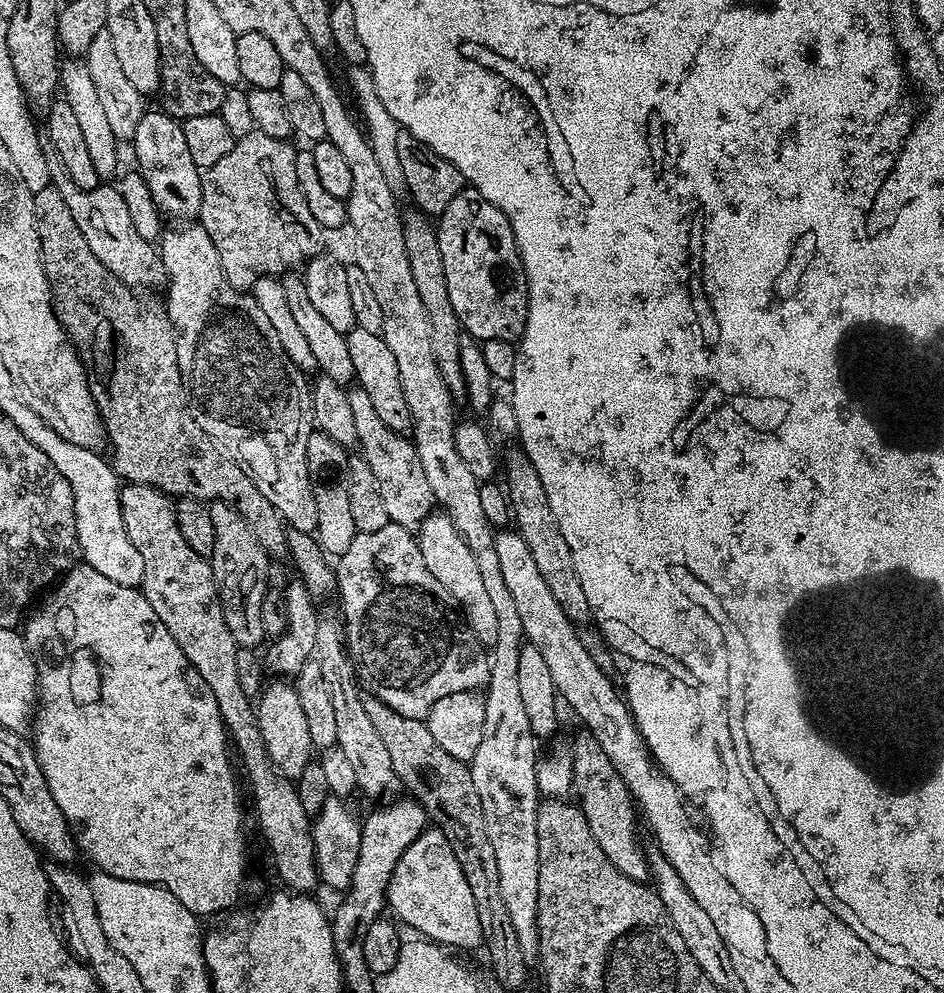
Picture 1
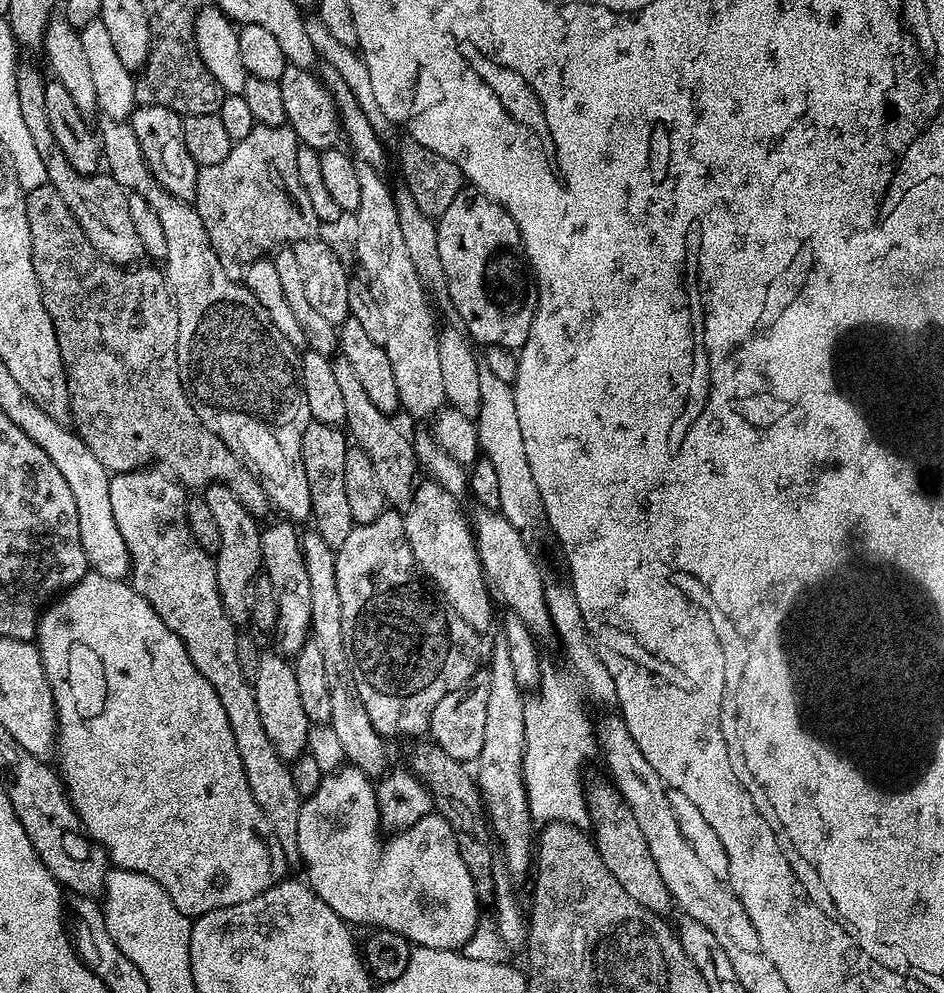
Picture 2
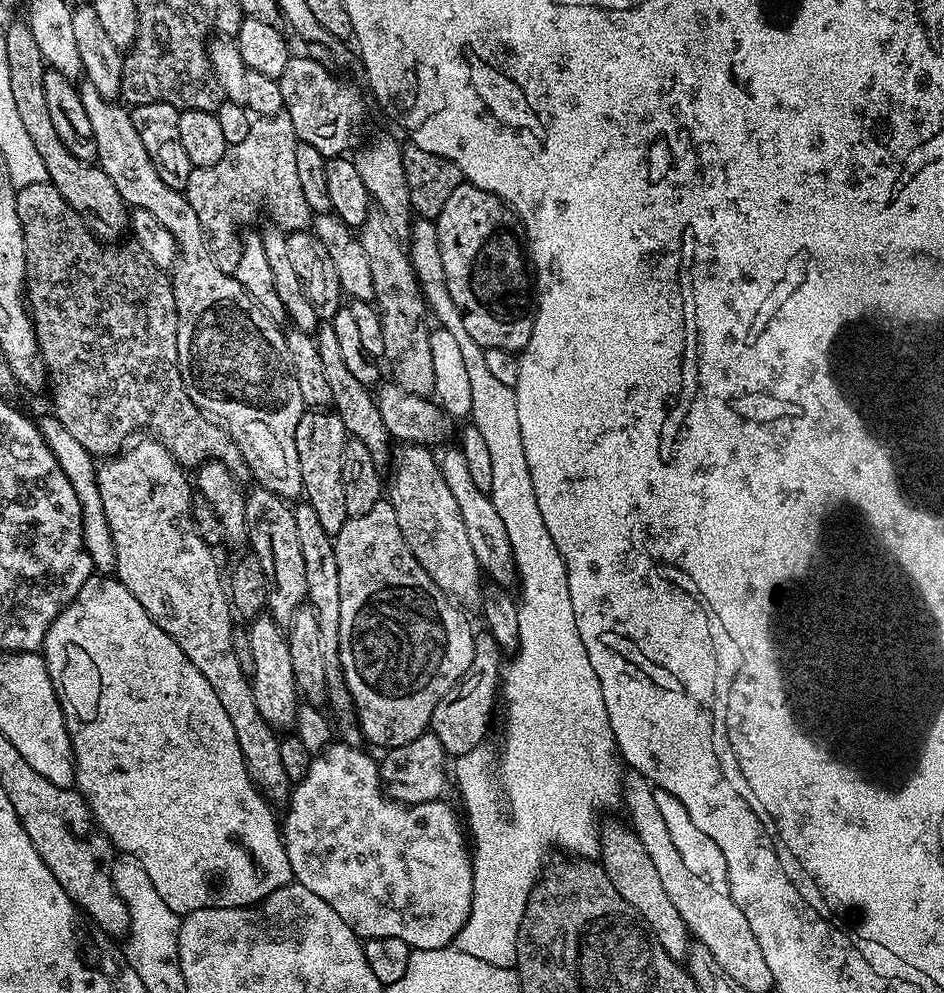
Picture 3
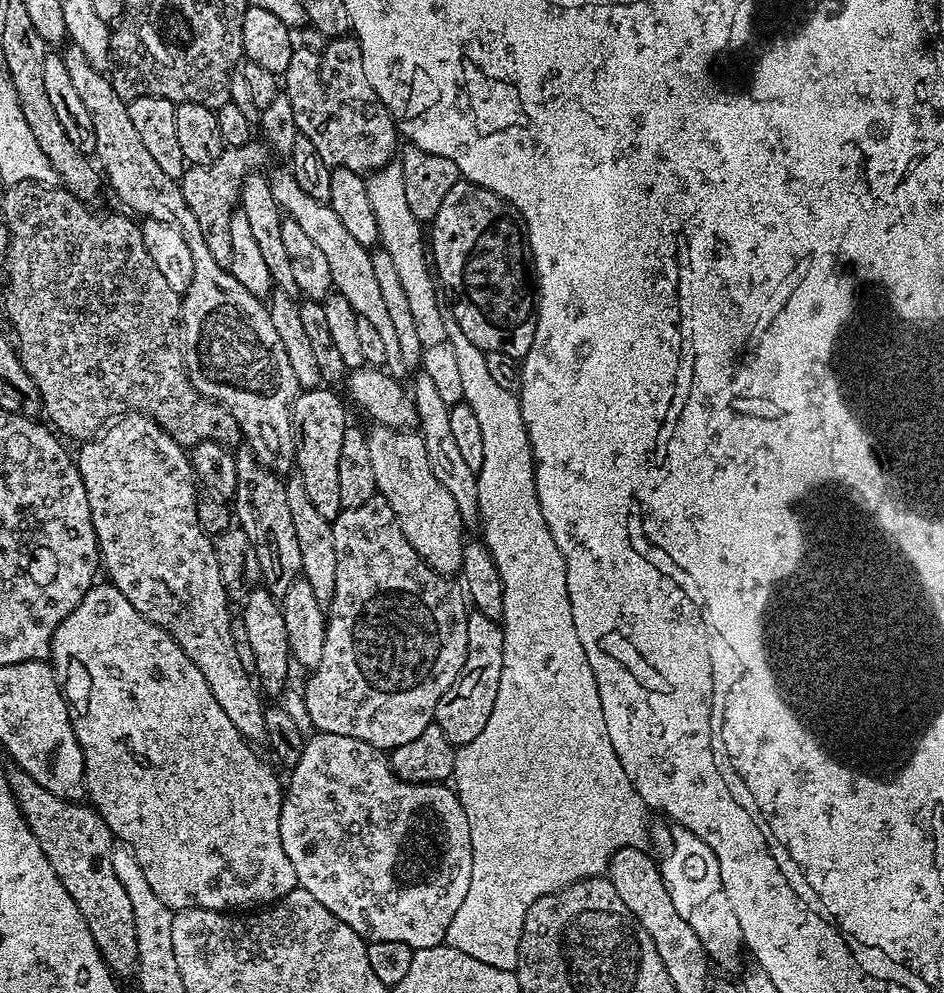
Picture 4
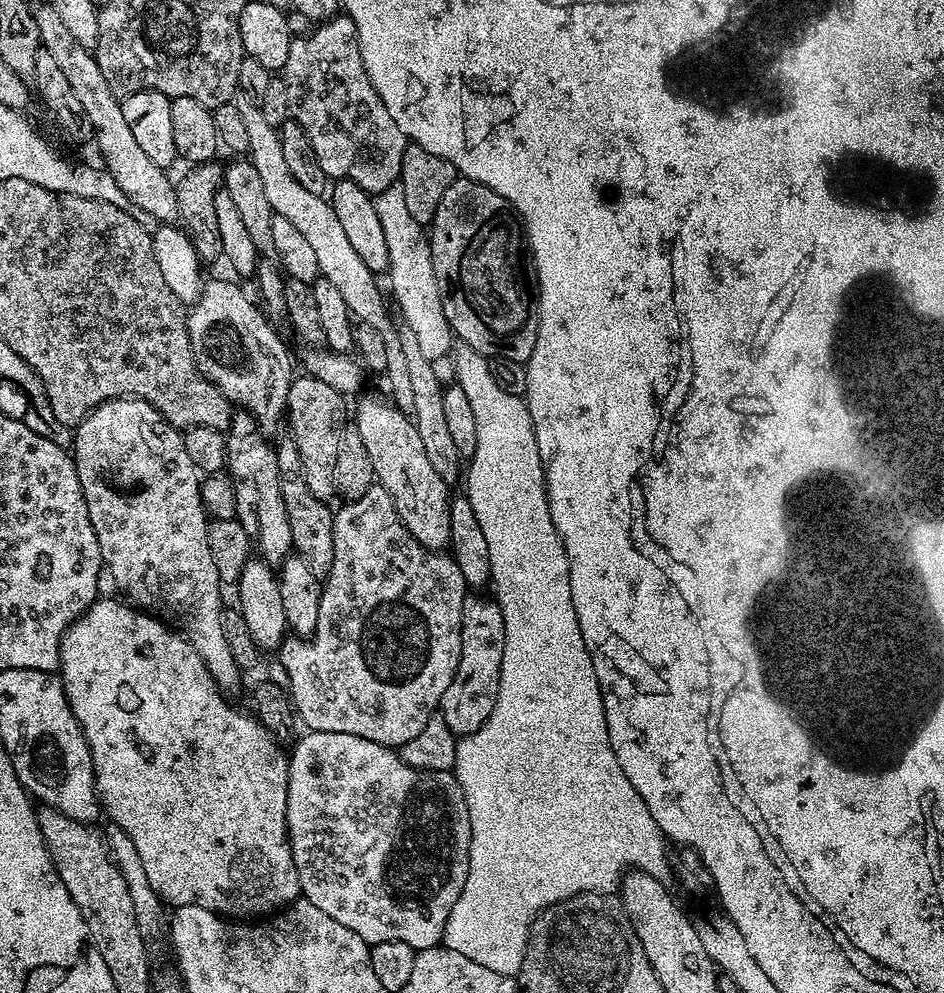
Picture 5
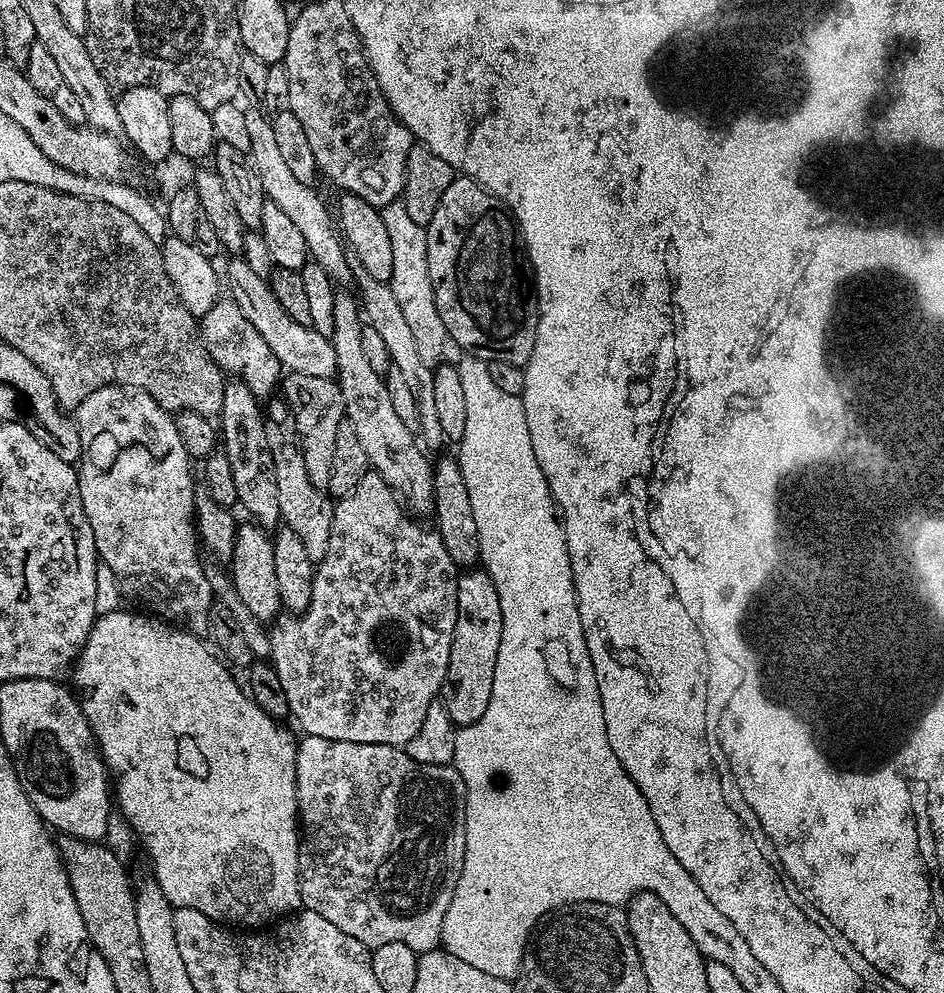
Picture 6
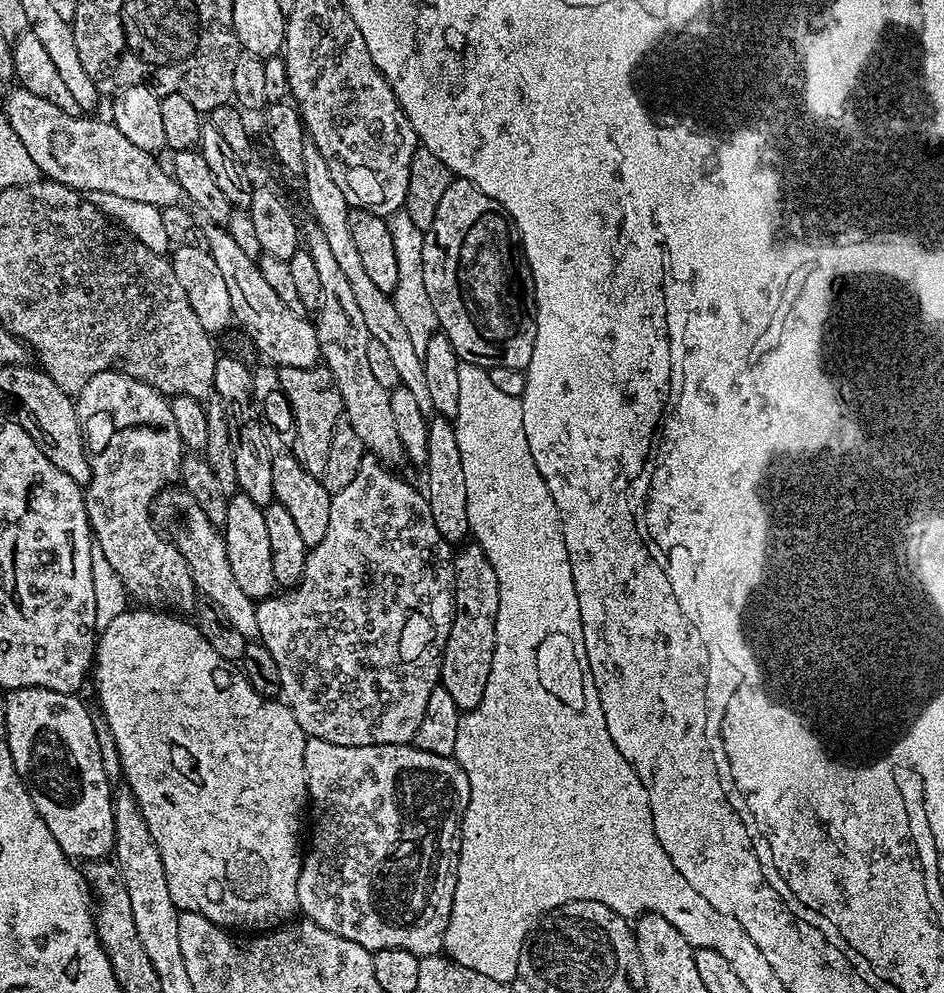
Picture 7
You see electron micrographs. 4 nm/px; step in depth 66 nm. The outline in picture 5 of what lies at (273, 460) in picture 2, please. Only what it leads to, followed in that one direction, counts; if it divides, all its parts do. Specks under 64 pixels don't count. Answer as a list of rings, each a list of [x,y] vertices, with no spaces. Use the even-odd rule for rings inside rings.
[[[44,2],[41,8],[35,9],[38,22],[40,43],[54,59],[58,67],[70,81],[74,94],[86,110],[86,118],[90,118],[90,126],[94,133],[94,144],[100,147],[104,155],[103,167],[118,182],[118,187],[126,193],[130,202],[142,206],[146,214],[150,214],[157,222],[172,222],[178,217],[178,198],[176,197],[176,184],[168,177],[165,169],[154,166],[154,161],[144,153],[134,139],[134,130],[130,130],[130,122],[122,115],[120,100],[110,90],[110,82],[106,82],[106,74],[98,70],[93,49],[82,46],[70,30],[66,30],[62,18],[58,18],[58,10],[54,10],[51,3]],[[209,279],[188,312],[188,333],[200,373],[212,384],[216,384],[218,390],[222,390],[222,394],[233,405],[239,406],[245,412],[251,412],[261,429],[269,430],[279,420],[281,423],[285,419],[294,371],[292,372],[292,360],[288,357],[288,348],[284,345],[283,338],[269,323],[261,305],[253,300],[238,285],[231,284],[228,280]]]

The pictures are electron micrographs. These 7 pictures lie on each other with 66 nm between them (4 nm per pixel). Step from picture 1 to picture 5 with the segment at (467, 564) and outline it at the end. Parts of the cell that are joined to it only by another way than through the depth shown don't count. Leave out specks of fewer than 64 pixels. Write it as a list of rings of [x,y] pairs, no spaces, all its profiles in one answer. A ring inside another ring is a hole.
[[[368,396],[354,408],[354,423],[358,426],[358,434],[366,451],[370,453],[375,483],[383,486],[386,494],[390,494],[406,530],[410,530],[412,537],[423,548],[447,549],[452,505],[449,485],[445,484],[438,470],[430,466],[415,420],[409,413],[401,412],[395,404],[384,400]]]

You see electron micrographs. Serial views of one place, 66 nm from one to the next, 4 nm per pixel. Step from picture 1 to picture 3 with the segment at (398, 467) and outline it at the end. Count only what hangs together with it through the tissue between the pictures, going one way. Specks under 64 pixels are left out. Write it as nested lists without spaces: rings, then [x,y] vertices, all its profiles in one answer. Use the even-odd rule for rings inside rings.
[[[331,322],[321,323],[317,327],[314,337],[319,357],[322,358],[323,371],[326,373],[327,383],[330,386],[331,403],[334,405],[336,413],[342,418],[342,426],[346,426],[349,437],[361,440],[365,444],[366,450],[370,450],[370,458],[374,458],[376,465],[384,466],[384,463],[387,460],[389,463],[390,460],[390,448],[388,452],[390,437],[386,430],[386,422],[382,422],[382,414],[378,414],[375,395],[370,391],[369,385],[358,382],[358,378],[354,378],[354,374],[350,374],[338,342],[338,334],[334,334],[334,326]]]

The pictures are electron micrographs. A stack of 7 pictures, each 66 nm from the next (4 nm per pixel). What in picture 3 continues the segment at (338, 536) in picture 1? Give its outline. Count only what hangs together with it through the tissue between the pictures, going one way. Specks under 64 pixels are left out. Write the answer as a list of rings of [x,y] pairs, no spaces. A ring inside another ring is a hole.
[[[309,407],[302,418],[298,418],[298,430],[294,430],[294,446],[298,446],[298,463],[302,469],[303,499],[314,506],[326,534],[334,538],[349,518],[346,498],[342,494],[342,450],[346,450],[349,438],[346,426],[342,426],[342,418],[327,407]]]

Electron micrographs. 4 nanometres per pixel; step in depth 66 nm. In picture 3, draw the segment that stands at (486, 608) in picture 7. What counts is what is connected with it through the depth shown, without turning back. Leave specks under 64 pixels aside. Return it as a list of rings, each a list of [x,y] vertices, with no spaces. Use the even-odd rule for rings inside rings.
[[[484,630],[481,633],[476,636],[477,653],[474,662],[470,662],[470,670],[466,670],[464,677],[443,696],[438,706],[434,706],[430,730],[452,758],[466,754],[485,743],[484,735],[492,724],[492,707],[495,704],[497,707],[498,704],[498,677],[502,672],[502,664],[500,668],[496,656],[500,647],[491,632]]]

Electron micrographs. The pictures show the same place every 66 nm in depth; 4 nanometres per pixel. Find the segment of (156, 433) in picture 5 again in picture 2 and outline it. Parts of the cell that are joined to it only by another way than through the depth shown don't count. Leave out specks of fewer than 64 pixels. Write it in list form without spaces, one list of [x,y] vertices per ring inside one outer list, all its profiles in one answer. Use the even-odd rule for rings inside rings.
[[[156,466],[135,468],[133,472],[117,472],[108,481],[110,486],[110,510],[114,510],[114,522],[118,522],[118,534],[122,534],[122,542],[126,542],[126,550],[130,550],[132,571],[130,583],[133,590],[142,594],[150,606],[166,622],[166,626],[186,646],[186,654],[190,654],[190,662],[214,686],[214,694],[218,694],[218,702],[222,702],[222,710],[226,710],[226,719],[230,721],[230,730],[234,730],[234,746],[238,746],[238,758],[242,758],[242,770],[246,770],[246,782],[250,786],[250,794],[254,794],[254,802],[266,814],[266,822],[270,822],[272,833],[284,851],[285,861],[296,862],[300,859],[298,842],[298,814],[302,797],[298,786],[294,786],[292,769],[274,750],[274,742],[262,727],[262,717],[258,714],[258,702],[254,698],[252,680],[242,674],[242,666],[238,666],[237,625],[233,624],[224,608],[224,603],[216,581],[216,561],[198,542],[194,542],[194,534],[190,534],[190,526],[186,518],[186,506],[189,493],[184,485],[173,480],[167,472]]]

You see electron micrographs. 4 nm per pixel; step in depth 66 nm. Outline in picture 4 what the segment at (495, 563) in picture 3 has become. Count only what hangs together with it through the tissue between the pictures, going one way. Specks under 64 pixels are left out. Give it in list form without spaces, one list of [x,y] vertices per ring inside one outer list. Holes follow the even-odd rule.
[[[421,371],[416,381],[410,384],[410,395],[416,401],[416,417],[420,437],[426,442],[426,456],[430,458],[430,470],[438,477],[438,482],[446,486],[447,492],[454,494],[454,502],[458,502],[458,514],[464,519],[465,525],[479,525],[480,503],[478,502],[478,482],[476,472],[466,466],[460,449],[450,430],[449,405],[442,400],[428,373]]]

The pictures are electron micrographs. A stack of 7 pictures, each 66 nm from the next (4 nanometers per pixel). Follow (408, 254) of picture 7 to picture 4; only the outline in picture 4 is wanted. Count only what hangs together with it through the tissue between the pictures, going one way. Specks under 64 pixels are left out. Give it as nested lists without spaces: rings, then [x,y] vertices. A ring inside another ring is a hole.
[[[398,160],[384,165],[367,178],[367,193],[370,194],[370,206],[373,207],[374,218],[377,219],[379,230],[379,245],[390,254],[397,267],[398,278],[409,299],[410,310],[421,347],[428,348],[434,344],[447,341],[444,312],[438,304],[438,286],[432,273],[428,257],[426,236],[422,234],[423,225],[407,205],[406,184],[403,181],[402,166]]]

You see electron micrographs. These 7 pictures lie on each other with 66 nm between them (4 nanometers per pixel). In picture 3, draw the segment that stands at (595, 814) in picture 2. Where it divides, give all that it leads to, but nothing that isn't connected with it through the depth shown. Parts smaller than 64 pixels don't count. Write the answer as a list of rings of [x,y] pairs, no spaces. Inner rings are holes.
[[[616,820],[603,821],[600,824],[600,854],[598,862],[606,870],[606,878],[618,890],[620,897],[627,902],[640,919],[652,931],[652,937],[670,954],[670,958],[683,961],[690,947],[690,933],[682,914],[674,907],[674,902],[666,895],[662,886],[662,878],[654,867],[650,854],[646,854],[646,846],[642,846],[640,836],[632,831],[627,823],[619,824]]]

